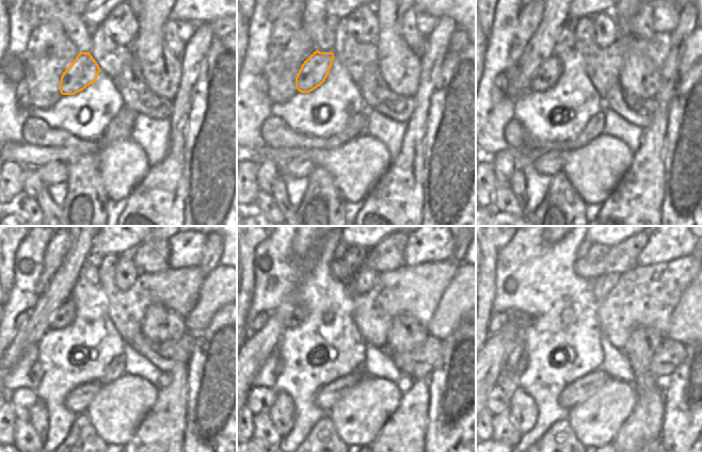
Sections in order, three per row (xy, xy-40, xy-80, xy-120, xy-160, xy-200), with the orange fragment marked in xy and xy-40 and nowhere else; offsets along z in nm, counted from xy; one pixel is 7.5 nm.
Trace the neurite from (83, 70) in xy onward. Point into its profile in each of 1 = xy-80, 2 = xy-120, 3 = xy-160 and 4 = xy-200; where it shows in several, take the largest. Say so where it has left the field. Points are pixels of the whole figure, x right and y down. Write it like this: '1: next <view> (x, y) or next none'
1: next xy-80 (549, 73)
2: next xy-120 (65, 316)
3: next xy-160 (300, 313)
4: next xy-200 (522, 320)

